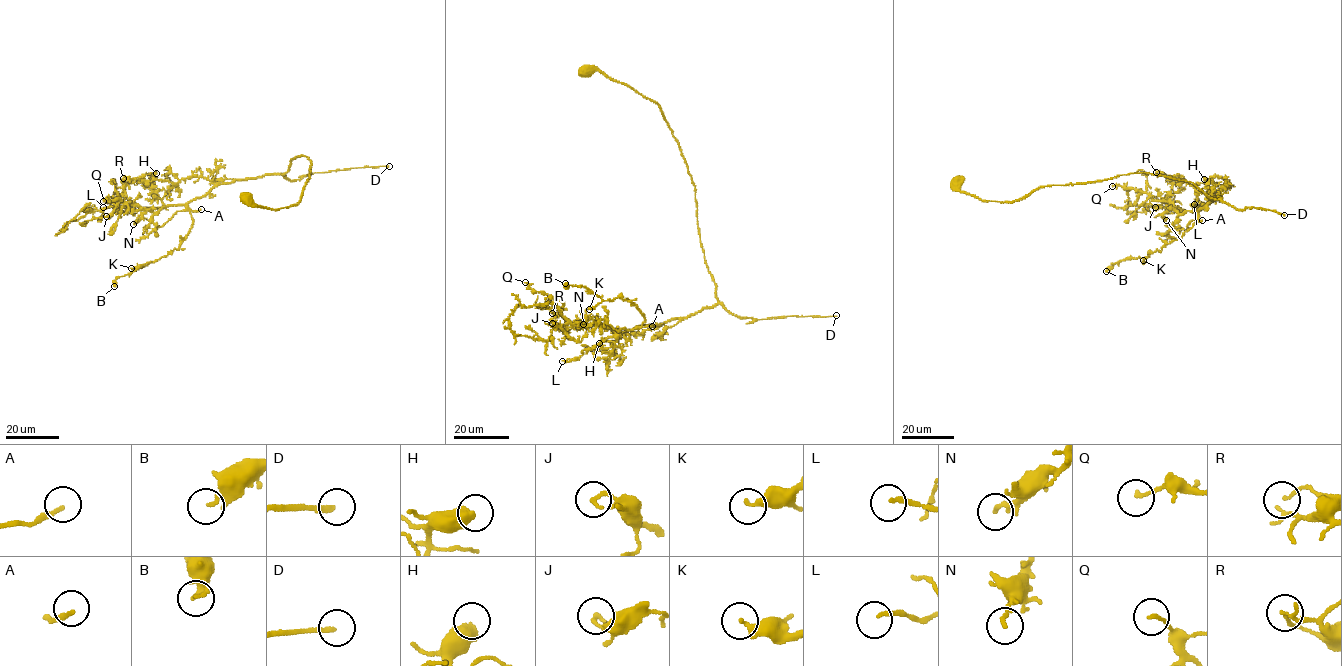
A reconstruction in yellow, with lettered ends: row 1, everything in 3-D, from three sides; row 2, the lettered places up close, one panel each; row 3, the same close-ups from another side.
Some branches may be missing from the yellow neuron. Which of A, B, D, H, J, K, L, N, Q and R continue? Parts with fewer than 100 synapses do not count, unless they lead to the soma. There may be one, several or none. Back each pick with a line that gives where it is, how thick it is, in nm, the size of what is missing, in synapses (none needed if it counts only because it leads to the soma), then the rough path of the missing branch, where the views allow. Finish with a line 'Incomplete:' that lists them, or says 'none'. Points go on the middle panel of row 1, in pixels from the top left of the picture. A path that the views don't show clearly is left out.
Incomplete: none

